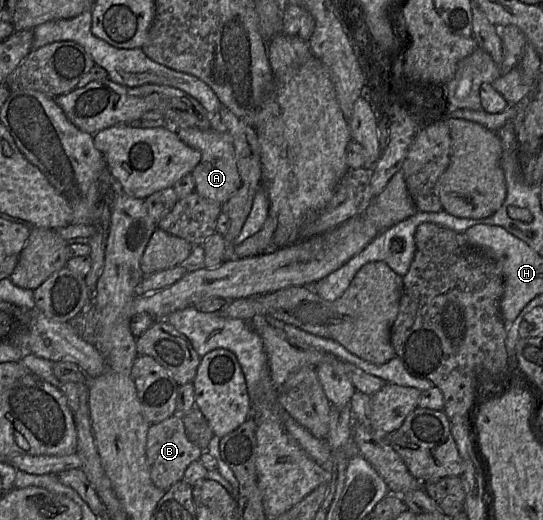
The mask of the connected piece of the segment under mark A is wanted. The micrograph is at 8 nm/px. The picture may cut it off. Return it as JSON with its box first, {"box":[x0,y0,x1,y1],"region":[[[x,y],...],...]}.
{"box":[177,126,240,206],"region":[[[217,126],[208,130],[178,128],[177,134],[185,144],[201,152],[201,160],[191,172],[195,191],[202,197],[224,206],[240,185],[240,175],[231,138]]]}

